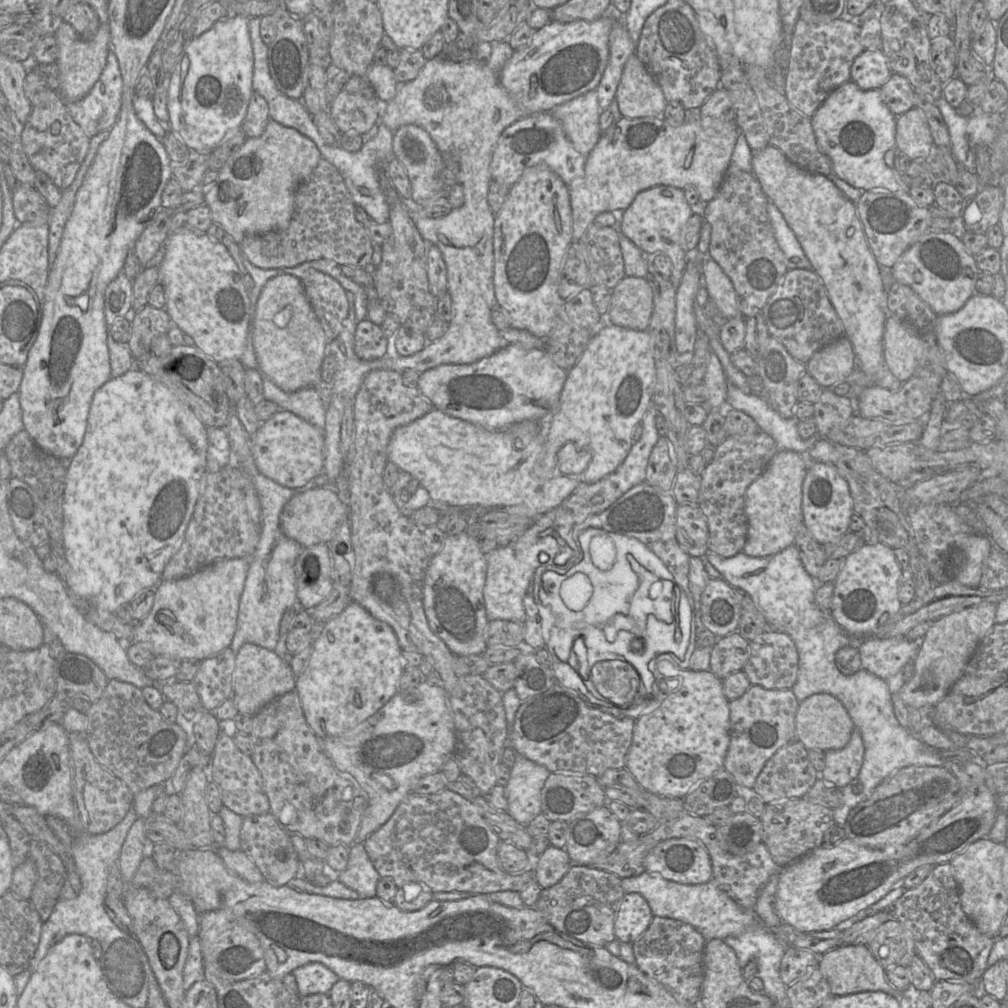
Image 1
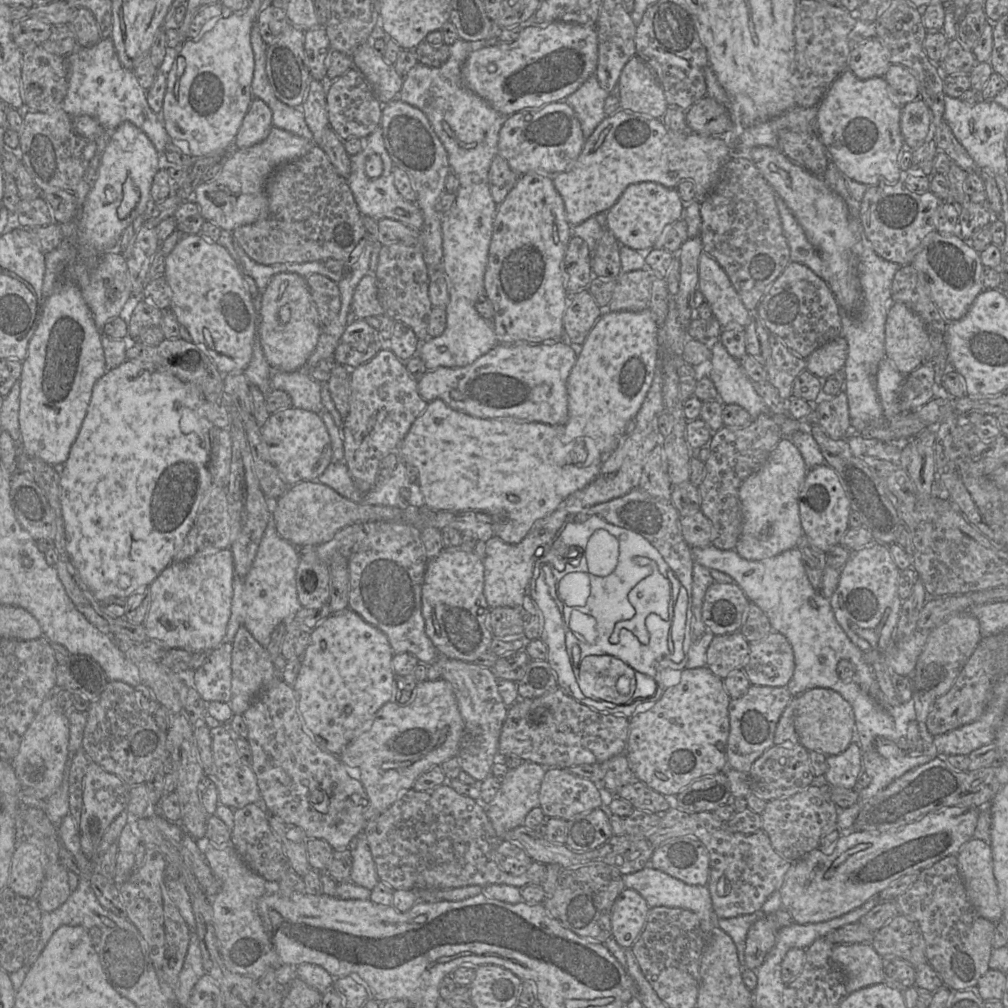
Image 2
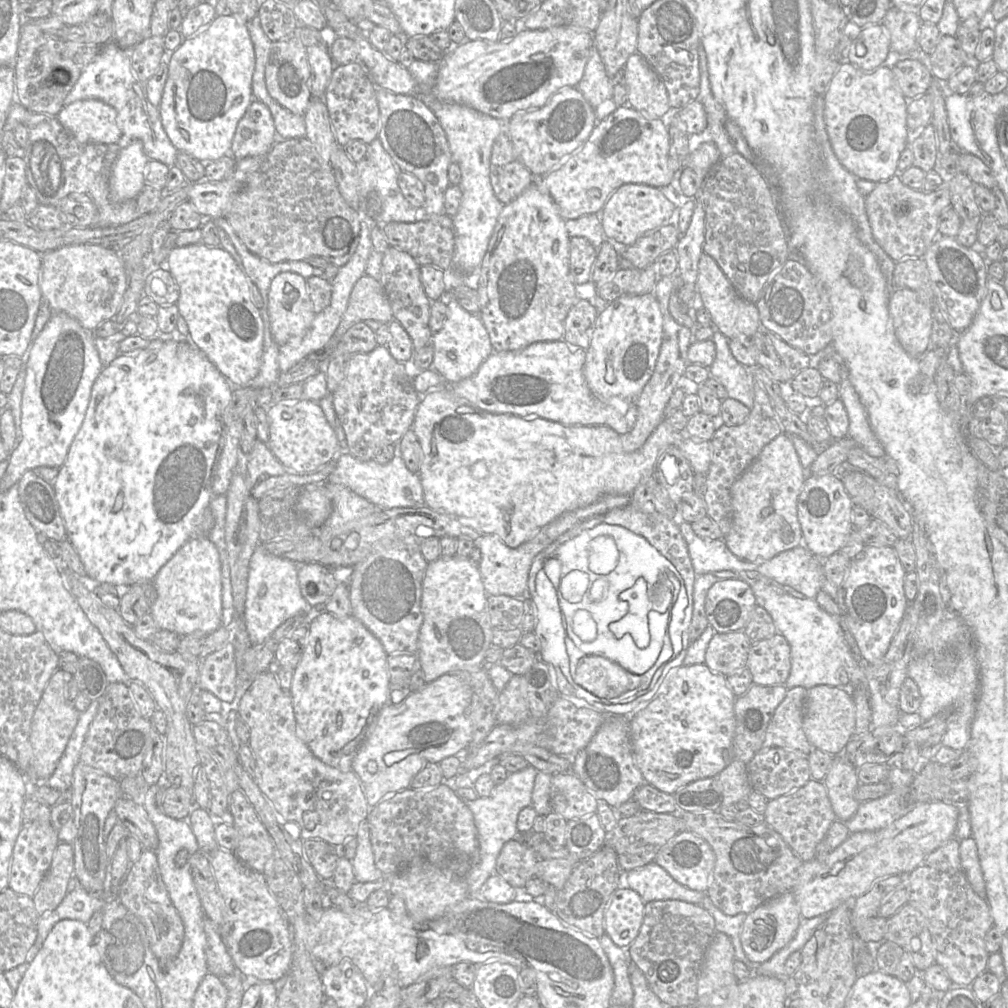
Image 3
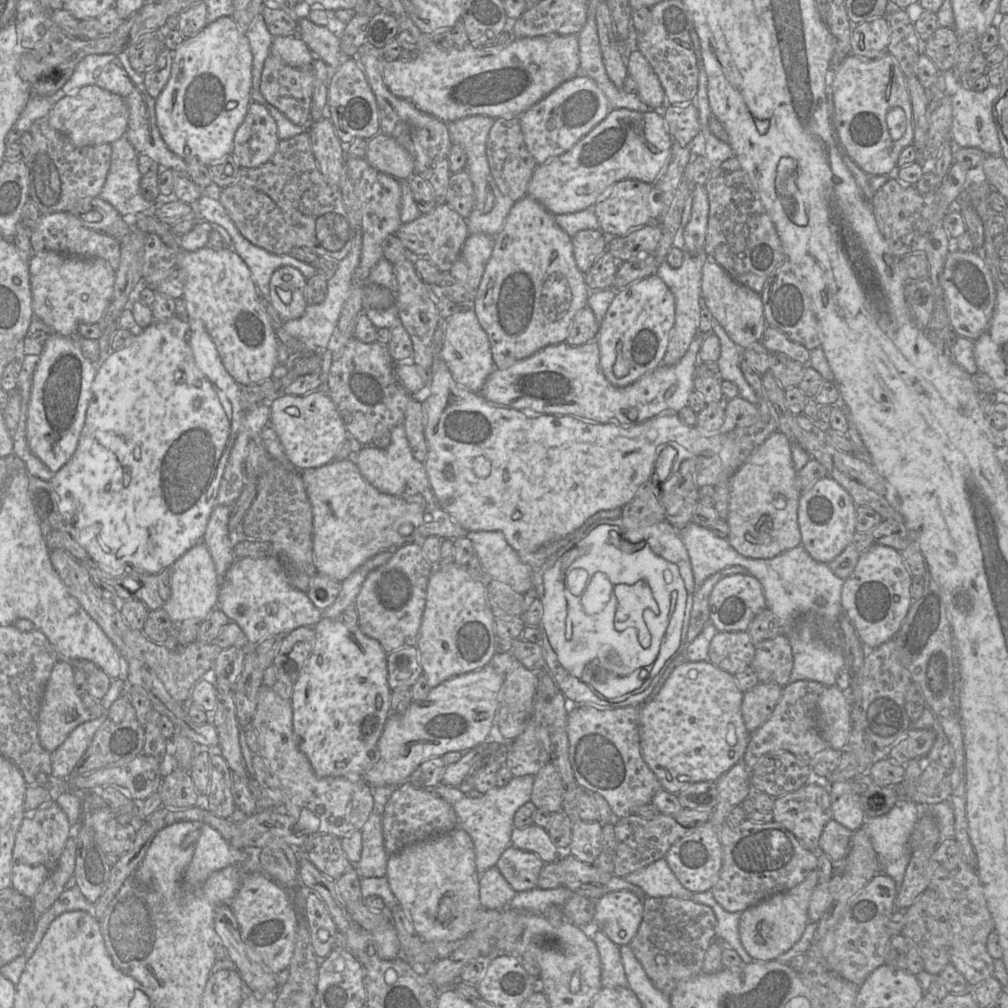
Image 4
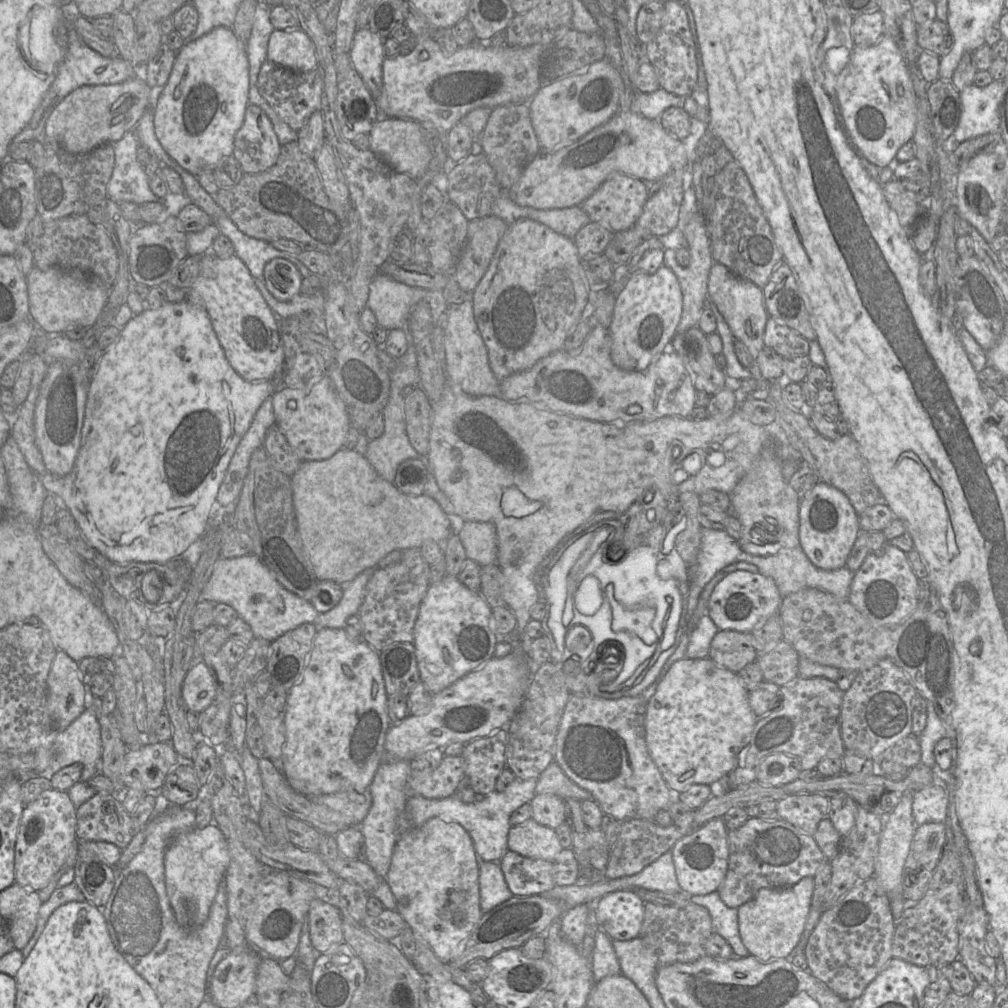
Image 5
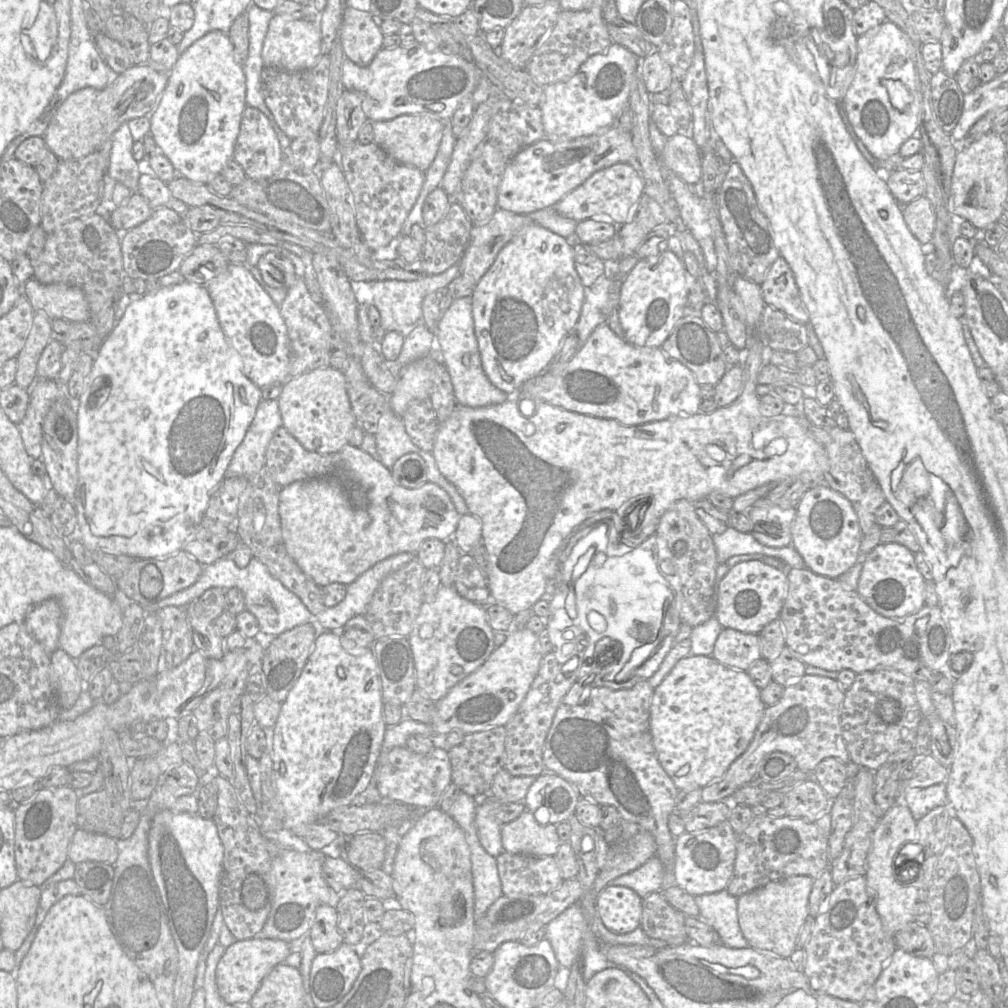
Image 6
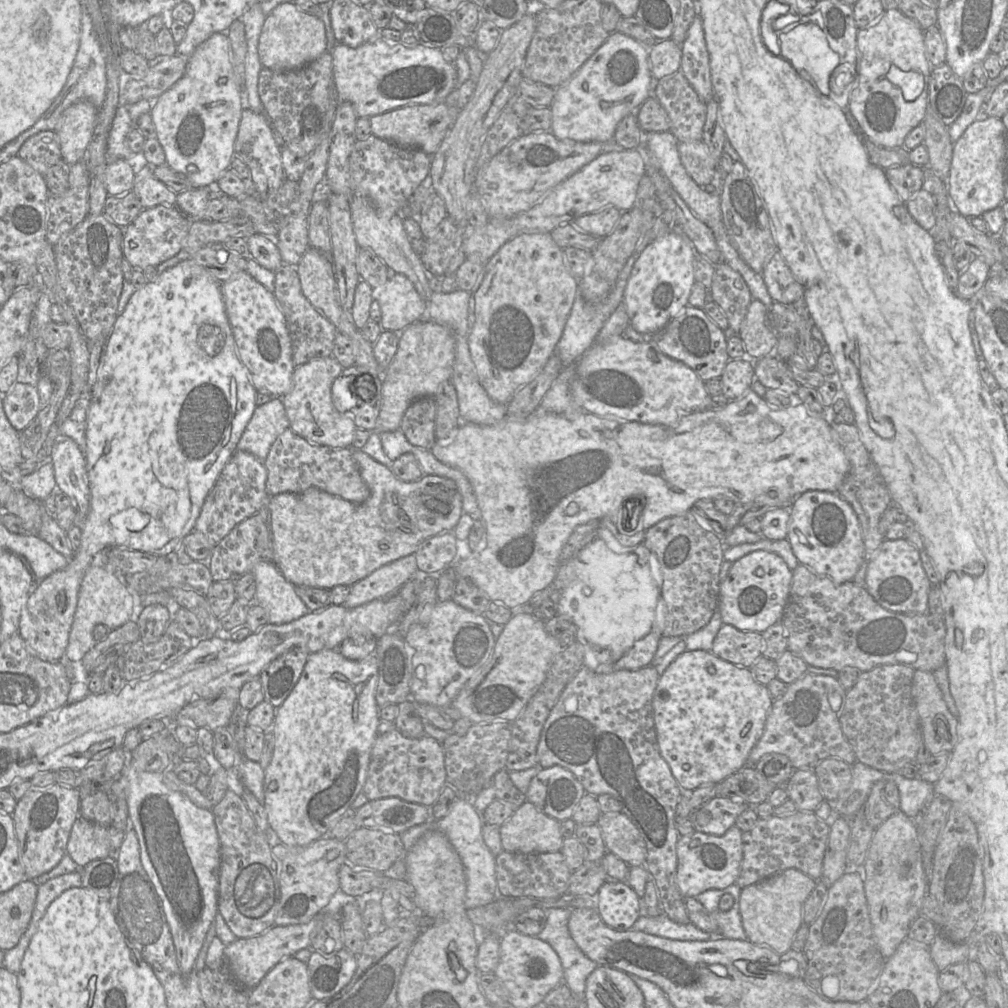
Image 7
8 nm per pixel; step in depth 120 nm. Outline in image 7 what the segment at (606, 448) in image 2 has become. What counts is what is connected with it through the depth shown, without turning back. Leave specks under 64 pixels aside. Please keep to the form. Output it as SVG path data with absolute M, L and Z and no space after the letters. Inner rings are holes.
M674 231L651 241L635 261L623 297L630 326L644 335L653 335L688 305L694 279L694 244Z

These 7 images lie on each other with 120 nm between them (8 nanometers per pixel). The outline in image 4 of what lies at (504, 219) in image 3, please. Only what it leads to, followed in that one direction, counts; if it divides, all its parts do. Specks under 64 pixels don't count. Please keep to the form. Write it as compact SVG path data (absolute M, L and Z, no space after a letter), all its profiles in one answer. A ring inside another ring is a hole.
M525 195L516 201L507 215L501 231L494 237L492 255L485 267L482 280L474 293L472 301L472 308L480 325L487 333L495 368L500 370L506 369L515 362L528 358L549 345L566 342L573 319L581 309L587 306L589 295L590 290L586 285L585 274L578 269L575 262L572 238L558 226L554 215L532 197Z

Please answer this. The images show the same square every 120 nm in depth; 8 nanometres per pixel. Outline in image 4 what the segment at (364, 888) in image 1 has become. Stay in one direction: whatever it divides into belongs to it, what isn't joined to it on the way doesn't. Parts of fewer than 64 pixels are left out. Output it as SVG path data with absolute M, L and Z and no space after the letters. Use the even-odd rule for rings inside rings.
M397 787L372 788L373 809L361 829L362 851L357 864L353 864L360 878L383 877L389 855L384 846L382 819L385 805Z

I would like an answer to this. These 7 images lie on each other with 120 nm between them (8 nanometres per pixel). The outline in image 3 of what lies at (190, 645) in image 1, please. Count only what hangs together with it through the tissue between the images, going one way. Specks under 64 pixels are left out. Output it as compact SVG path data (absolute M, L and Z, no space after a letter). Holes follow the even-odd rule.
M207 537L192 538L181 546L160 568L152 582L152 588L154 597L150 613L160 630L169 630L182 637L198 630L209 634L221 626L221 562L216 546Z

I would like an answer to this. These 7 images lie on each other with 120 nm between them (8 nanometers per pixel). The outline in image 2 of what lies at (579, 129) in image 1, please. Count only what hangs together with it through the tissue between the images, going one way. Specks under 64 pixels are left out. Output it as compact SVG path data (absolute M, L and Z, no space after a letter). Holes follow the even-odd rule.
M593 74L565 99L577 116L585 139L606 117L604 103L608 95L600 86L596 74Z

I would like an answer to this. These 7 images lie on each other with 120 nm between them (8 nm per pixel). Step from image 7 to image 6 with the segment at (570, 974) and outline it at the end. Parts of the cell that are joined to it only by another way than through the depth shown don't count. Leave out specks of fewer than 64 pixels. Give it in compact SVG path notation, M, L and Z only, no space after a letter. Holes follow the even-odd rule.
M579 903L565 909L545 927L545 939L547 939L555 953L559 966L569 970L579 959L583 960L582 976L587 983L597 972L609 967L617 967L612 964L604 953L598 937L591 931L585 915Z

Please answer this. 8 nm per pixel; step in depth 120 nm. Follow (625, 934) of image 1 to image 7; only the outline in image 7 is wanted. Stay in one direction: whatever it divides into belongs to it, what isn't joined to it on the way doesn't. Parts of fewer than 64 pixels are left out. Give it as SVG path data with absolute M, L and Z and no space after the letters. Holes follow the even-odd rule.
M608 879L596 895L597 912L610 928L629 930L644 915L642 898L626 882Z

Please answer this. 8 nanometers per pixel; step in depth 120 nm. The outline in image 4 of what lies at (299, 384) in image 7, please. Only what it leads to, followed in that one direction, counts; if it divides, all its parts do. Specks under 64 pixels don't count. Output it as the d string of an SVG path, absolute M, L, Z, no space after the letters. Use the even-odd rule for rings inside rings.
M315 390L305 395L282 394L267 405L270 407L270 421L295 468L301 471L318 468L335 460L348 431L328 393Z

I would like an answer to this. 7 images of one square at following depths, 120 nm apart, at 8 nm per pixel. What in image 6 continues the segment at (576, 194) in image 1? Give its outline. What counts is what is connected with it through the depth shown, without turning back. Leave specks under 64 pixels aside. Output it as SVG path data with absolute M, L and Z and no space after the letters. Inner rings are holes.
M613 125L595 134L572 140L552 142L543 138L521 150L507 162L497 195L497 207L516 214L554 208L569 192L593 173L636 157L632 134ZM677 133L668 137L659 161L664 170L676 174L687 184L696 184L702 176L702 153L695 141Z

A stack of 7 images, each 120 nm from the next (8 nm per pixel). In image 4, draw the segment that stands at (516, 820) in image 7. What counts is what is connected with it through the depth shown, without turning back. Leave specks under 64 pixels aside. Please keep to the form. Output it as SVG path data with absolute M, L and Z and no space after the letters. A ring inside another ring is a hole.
M535 824L514 828L511 845L536 854L545 864L556 861L561 855L561 850L552 843L546 829Z

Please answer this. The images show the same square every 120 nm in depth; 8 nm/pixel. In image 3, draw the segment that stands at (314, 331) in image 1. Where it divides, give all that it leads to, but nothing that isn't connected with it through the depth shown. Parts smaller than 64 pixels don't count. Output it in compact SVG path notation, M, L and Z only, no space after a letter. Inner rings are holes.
M281 272L271 282L268 295L271 334L281 347L293 337L304 337L311 328L316 313L309 296L307 279L295 272Z

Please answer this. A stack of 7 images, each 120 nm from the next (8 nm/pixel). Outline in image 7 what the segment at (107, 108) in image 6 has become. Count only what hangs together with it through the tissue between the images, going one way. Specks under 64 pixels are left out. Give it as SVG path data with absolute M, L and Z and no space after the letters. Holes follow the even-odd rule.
M178 53L159 55L152 61L144 77L132 79L121 72L119 78L119 105L131 105L140 100L155 100L173 86L184 74L188 59ZM89 101L68 107L59 118L55 132L59 138L62 160L71 165L83 160L92 139L98 110Z

